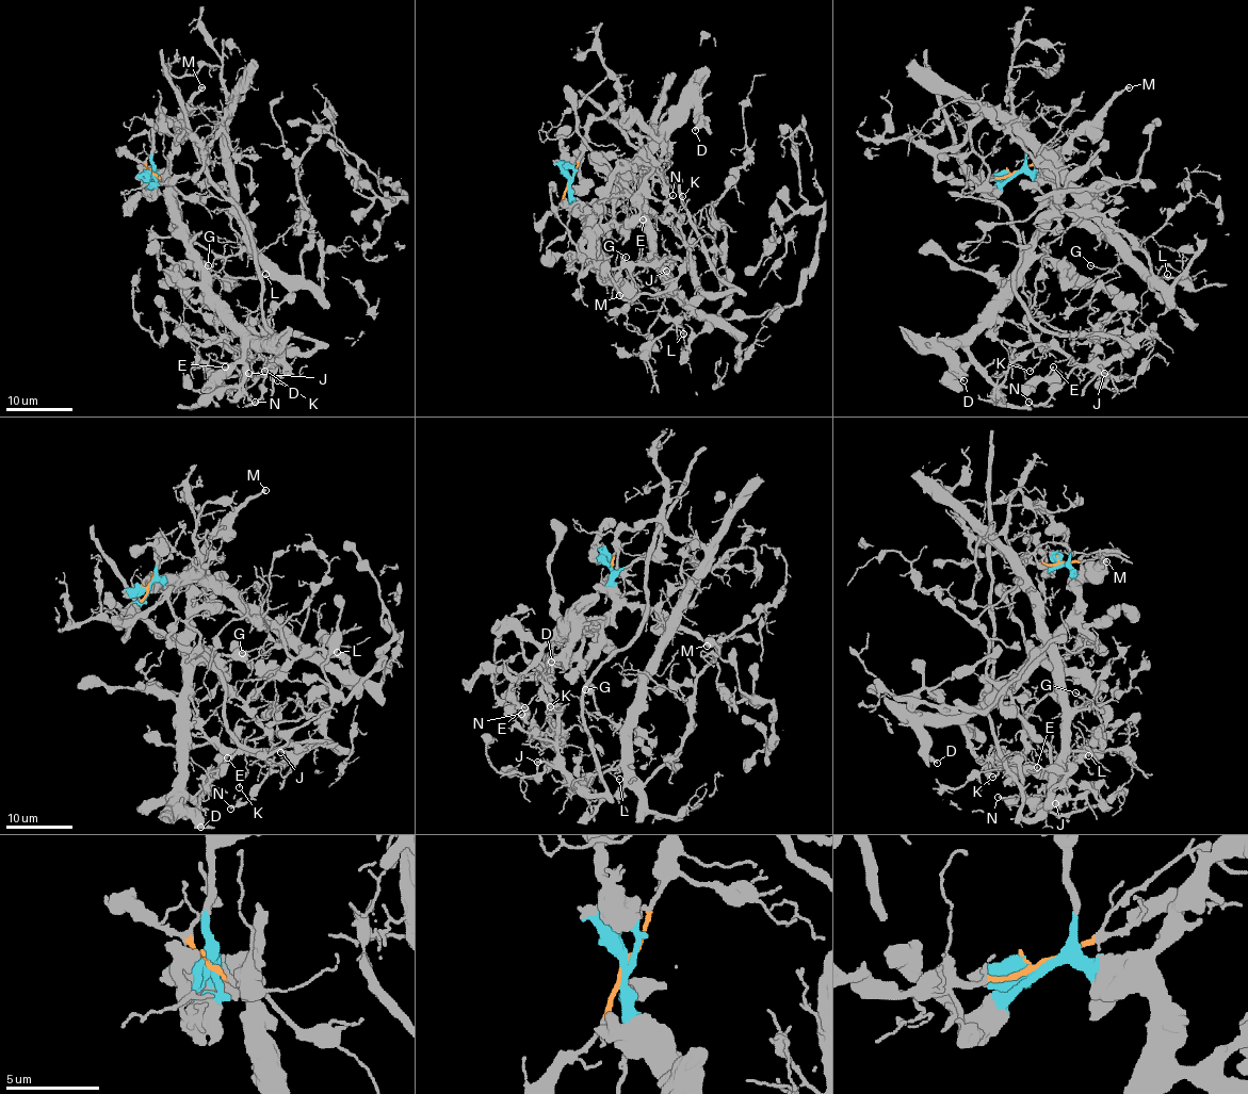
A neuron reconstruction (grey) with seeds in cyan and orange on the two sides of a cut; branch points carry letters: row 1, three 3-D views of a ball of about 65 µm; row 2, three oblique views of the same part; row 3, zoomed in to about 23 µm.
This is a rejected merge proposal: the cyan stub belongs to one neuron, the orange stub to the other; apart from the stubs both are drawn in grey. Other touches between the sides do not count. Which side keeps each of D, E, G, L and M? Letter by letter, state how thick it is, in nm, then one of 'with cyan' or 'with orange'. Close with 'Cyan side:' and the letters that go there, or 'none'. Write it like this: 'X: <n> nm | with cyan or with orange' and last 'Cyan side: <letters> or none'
D: 280 nm | with cyan
E: 200 nm | with cyan
G: 100 nm | with orange
L: 130 nm | with orange
M: 320 nm | with cyan
Cyan side: D, E, M

